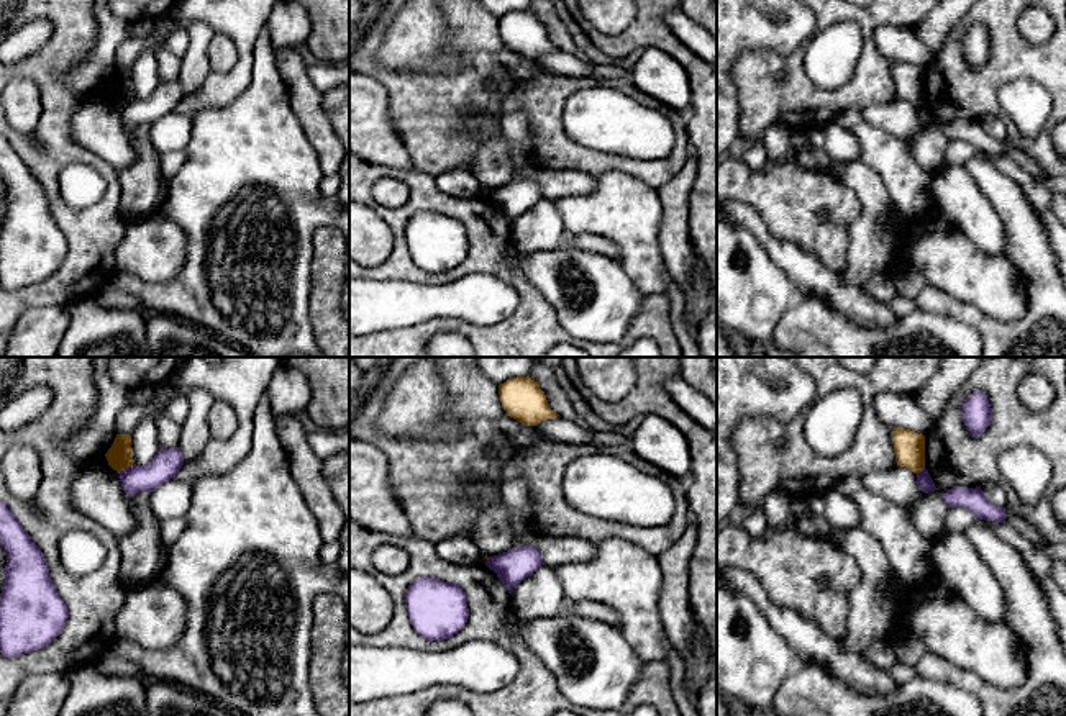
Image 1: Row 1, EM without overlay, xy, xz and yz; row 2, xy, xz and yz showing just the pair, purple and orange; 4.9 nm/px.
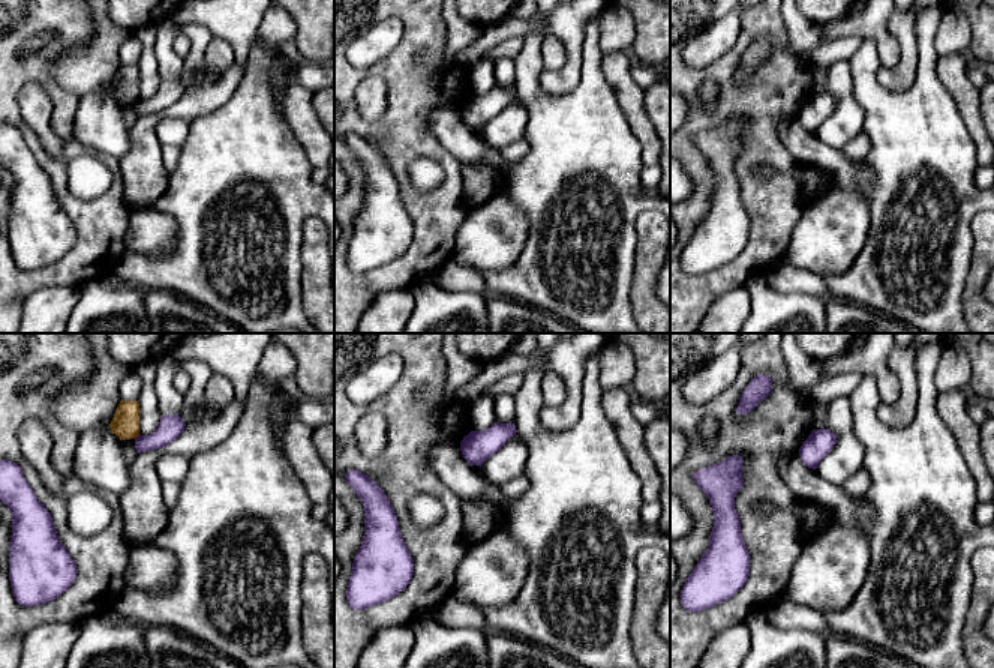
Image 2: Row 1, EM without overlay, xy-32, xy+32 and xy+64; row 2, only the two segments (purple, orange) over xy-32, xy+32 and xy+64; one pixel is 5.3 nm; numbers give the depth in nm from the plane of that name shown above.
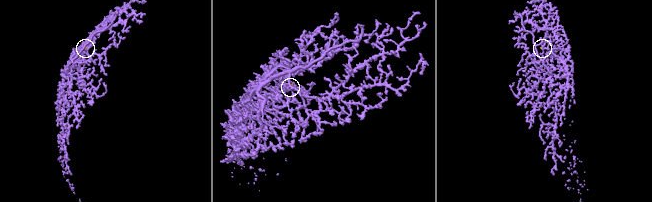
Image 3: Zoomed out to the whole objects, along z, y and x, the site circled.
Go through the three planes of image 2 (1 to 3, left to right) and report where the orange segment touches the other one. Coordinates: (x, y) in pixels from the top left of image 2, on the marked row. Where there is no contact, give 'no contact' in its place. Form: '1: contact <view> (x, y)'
1: contact xy-32 (137, 437)
2: no contact
3: no contact

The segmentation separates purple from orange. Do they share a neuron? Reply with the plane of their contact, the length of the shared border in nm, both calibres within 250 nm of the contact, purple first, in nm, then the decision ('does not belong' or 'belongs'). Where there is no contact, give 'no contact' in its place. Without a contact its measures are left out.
meets purple in xy; contact 90 nm long; 140 nm thick on the purple side, 130 nm on the other; does not belong

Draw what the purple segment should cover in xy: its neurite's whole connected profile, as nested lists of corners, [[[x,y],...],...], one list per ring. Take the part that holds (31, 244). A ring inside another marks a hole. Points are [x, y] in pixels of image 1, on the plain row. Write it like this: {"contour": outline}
{"contour": [[[0,134],[0,177],[7,188],[0,226],[0,285],[18,290],[51,277],[69,242],[57,226],[41,182]]]}

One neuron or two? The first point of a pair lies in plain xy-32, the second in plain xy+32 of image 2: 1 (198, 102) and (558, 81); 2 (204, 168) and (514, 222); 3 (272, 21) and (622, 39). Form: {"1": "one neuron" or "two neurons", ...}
{"1": "one neuron", "2": "two neurons", "3": "one neuron"}

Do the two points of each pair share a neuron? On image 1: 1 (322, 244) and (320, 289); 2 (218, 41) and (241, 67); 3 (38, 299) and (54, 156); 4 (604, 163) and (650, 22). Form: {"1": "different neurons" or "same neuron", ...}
{"1": "same neuron", "2": "different neurons", "3": "same neuron", "4": "same neuron"}

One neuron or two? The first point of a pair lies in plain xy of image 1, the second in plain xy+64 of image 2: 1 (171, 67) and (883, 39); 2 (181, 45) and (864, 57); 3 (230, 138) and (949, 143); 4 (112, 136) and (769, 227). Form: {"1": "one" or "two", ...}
{"1": "two", "2": "two", "3": "one", "4": "two"}

